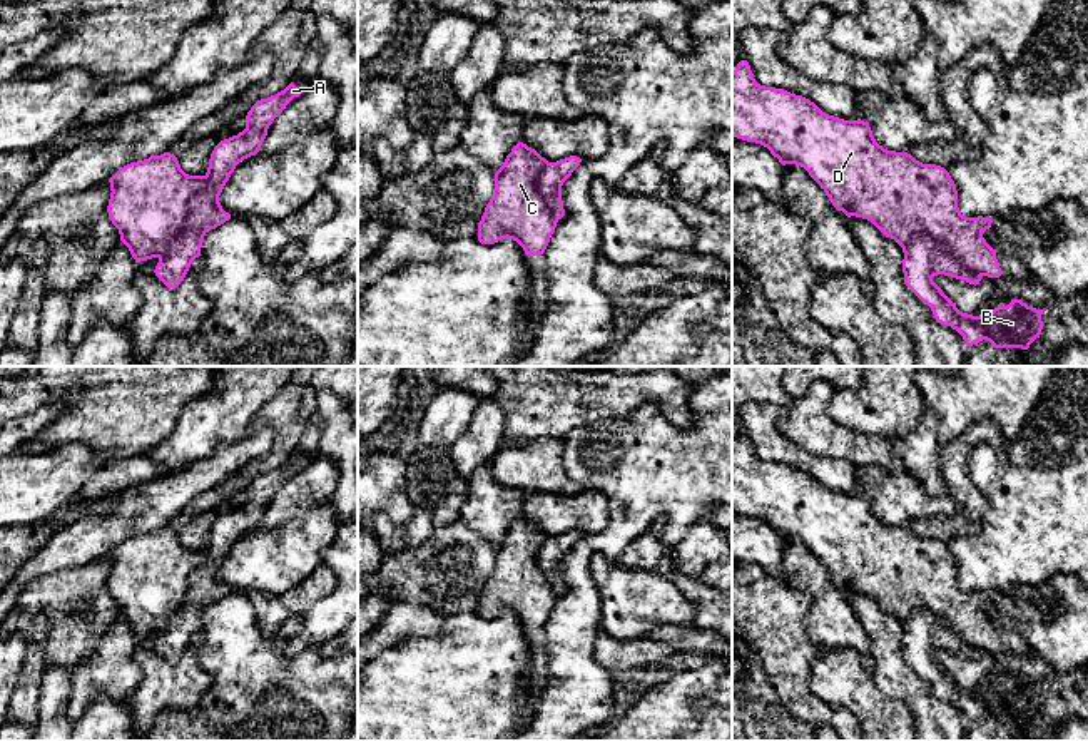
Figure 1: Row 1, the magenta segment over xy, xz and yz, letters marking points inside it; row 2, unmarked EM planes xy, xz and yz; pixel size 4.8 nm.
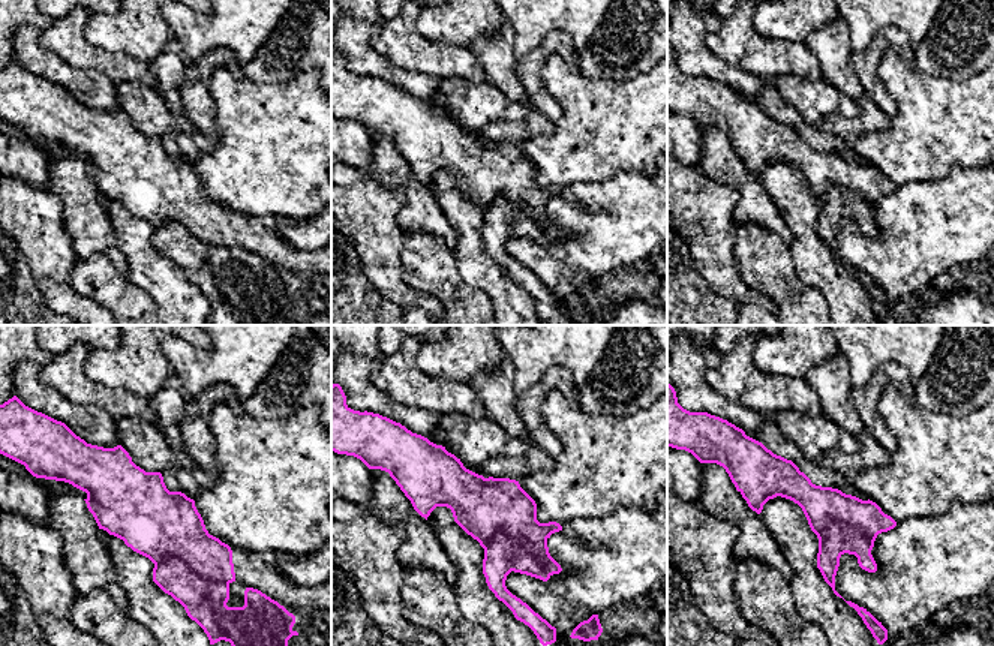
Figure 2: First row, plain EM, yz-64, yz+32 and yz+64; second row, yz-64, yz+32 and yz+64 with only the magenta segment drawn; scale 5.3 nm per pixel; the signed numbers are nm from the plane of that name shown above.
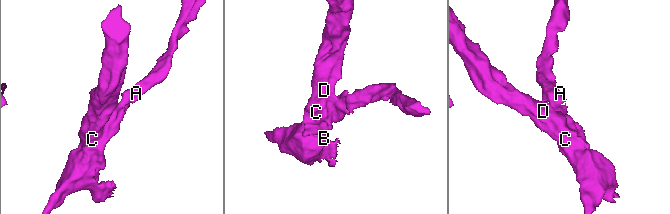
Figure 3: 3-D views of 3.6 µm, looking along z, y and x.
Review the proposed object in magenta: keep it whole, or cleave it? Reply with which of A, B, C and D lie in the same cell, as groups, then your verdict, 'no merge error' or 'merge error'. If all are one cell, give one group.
A B / C D | merge error

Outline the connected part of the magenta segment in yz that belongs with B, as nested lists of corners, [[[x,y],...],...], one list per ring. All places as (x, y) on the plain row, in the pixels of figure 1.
[[[928,609],[914,611],[902,627],[904,659],[931,682],[938,698],[956,704],[968,721],[986,714],[994,723],[1028,724],[1040,713],[1045,684],[1028,681],[1021,674],[1011,674],[1008,681],[979,691],[959,686],[933,652],[944,649],[976,661],[981,651],[959,639],[946,621]]]

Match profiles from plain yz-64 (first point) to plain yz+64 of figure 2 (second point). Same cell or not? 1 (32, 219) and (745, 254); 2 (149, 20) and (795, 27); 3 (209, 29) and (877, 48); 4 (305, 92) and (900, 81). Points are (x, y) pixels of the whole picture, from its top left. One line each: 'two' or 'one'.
1: two
2: one
3: two
4: one

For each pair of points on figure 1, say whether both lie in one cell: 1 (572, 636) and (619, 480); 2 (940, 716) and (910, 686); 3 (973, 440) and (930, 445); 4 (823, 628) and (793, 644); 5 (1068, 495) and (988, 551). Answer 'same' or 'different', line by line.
1: same
2: same
3: different
4: different
5: same

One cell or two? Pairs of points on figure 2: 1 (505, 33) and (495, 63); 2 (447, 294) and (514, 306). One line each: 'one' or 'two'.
1: one
2: two

